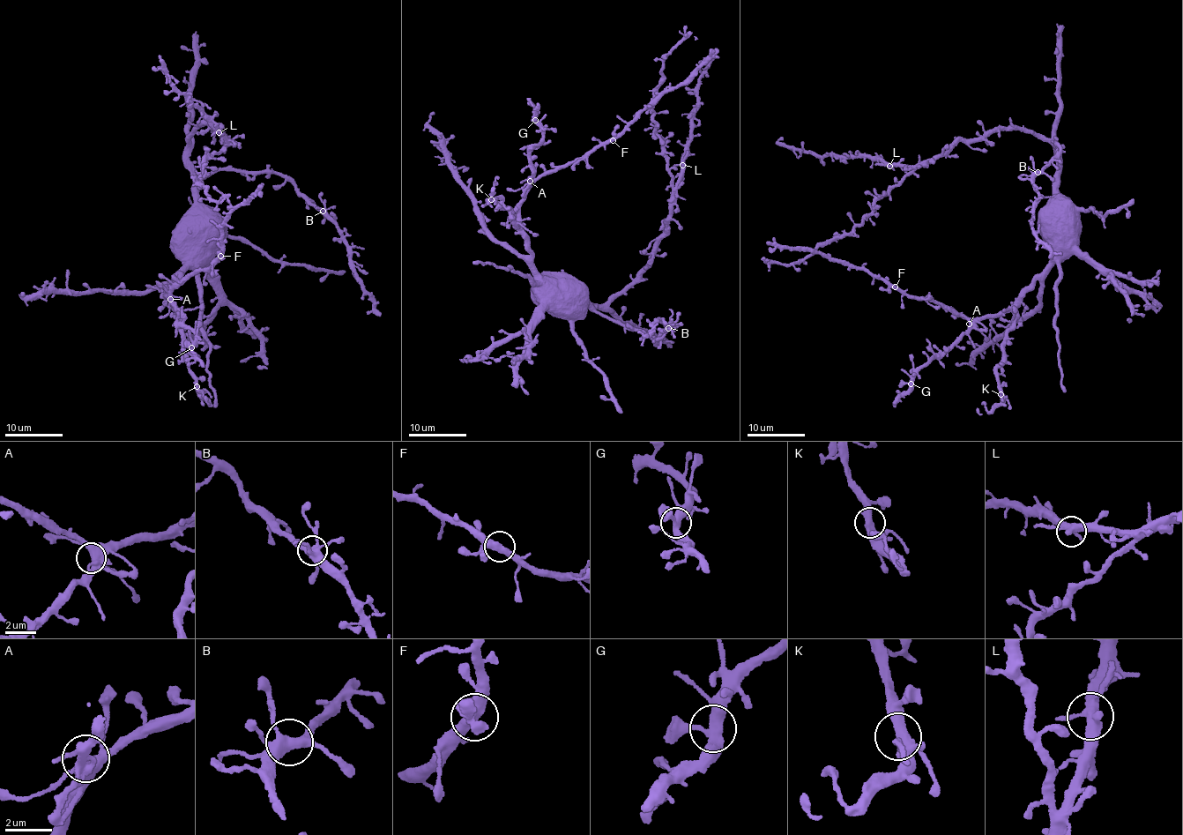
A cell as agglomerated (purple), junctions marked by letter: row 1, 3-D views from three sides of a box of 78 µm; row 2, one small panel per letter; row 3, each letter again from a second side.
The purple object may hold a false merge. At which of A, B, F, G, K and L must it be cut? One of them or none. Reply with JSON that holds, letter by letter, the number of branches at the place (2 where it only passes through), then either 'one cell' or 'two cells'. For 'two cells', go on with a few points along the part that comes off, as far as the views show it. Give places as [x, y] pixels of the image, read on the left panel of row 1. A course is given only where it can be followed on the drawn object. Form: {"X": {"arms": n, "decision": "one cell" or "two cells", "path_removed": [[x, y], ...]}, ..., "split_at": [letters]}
{"A": {"arms": 6, "decision": "one cell"}, "B": {"arms": 5, "decision": "one cell"}, "F": {"arms": 4, "decision": "one cell"}, "G": {"arms": 4, "decision": "one cell"}, "K": {"arms": 4, "decision": "one cell"}, "L": {"arms": 4, "decision": "one cell"}, "split_at": []}

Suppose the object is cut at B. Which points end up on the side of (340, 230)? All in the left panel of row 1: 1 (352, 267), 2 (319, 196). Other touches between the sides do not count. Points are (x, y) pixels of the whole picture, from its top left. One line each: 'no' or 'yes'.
1: yes
2: yes

